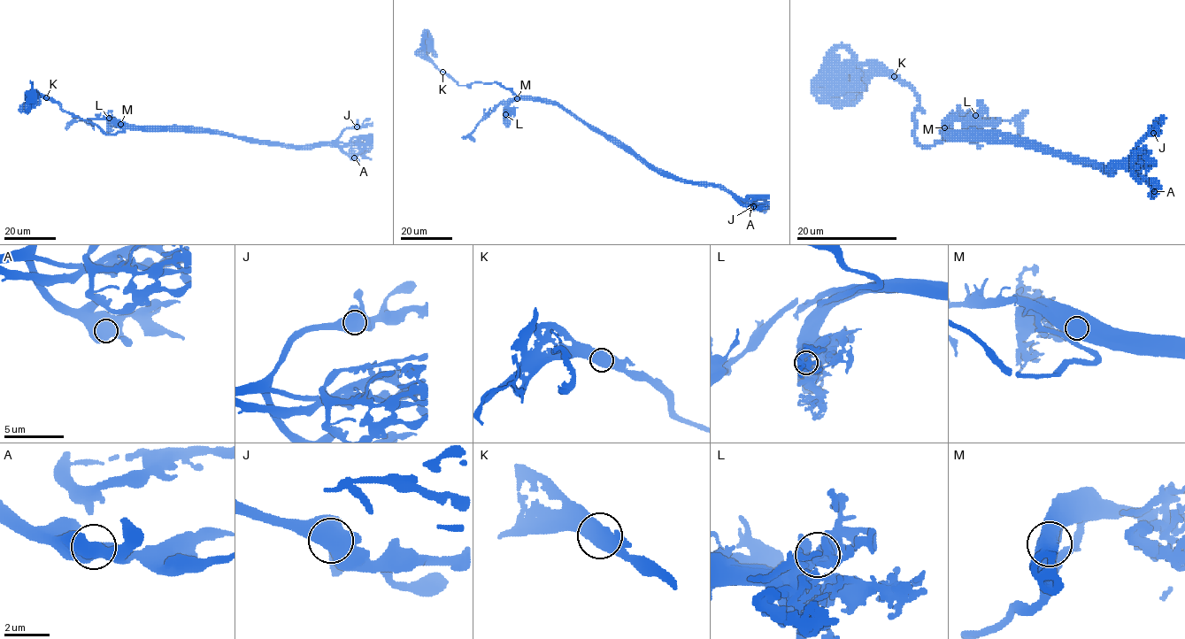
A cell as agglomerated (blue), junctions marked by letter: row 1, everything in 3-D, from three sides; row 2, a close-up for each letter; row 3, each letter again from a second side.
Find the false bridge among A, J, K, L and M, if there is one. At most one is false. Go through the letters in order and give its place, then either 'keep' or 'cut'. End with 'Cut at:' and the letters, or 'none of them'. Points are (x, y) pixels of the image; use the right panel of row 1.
A: place (1154, 191); keep
J: place (1153, 133); keep
K: place (894, 76); keep
L: place (975, 115); keep
M: place (944, 127); cut
Cut at: M

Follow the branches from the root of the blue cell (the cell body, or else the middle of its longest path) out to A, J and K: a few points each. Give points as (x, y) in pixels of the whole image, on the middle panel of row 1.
A: (428, 42), (427, 56), (459, 86), (497, 82), (520, 98), (556, 101), (652, 165), (720, 186), (750, 207)
J: (428, 42), (427, 56), (459, 86), (497, 82), (520, 98), (556, 101), (652, 165), (719, 184), (753, 206)
K: (428, 42), (426, 55), (442, 72)

